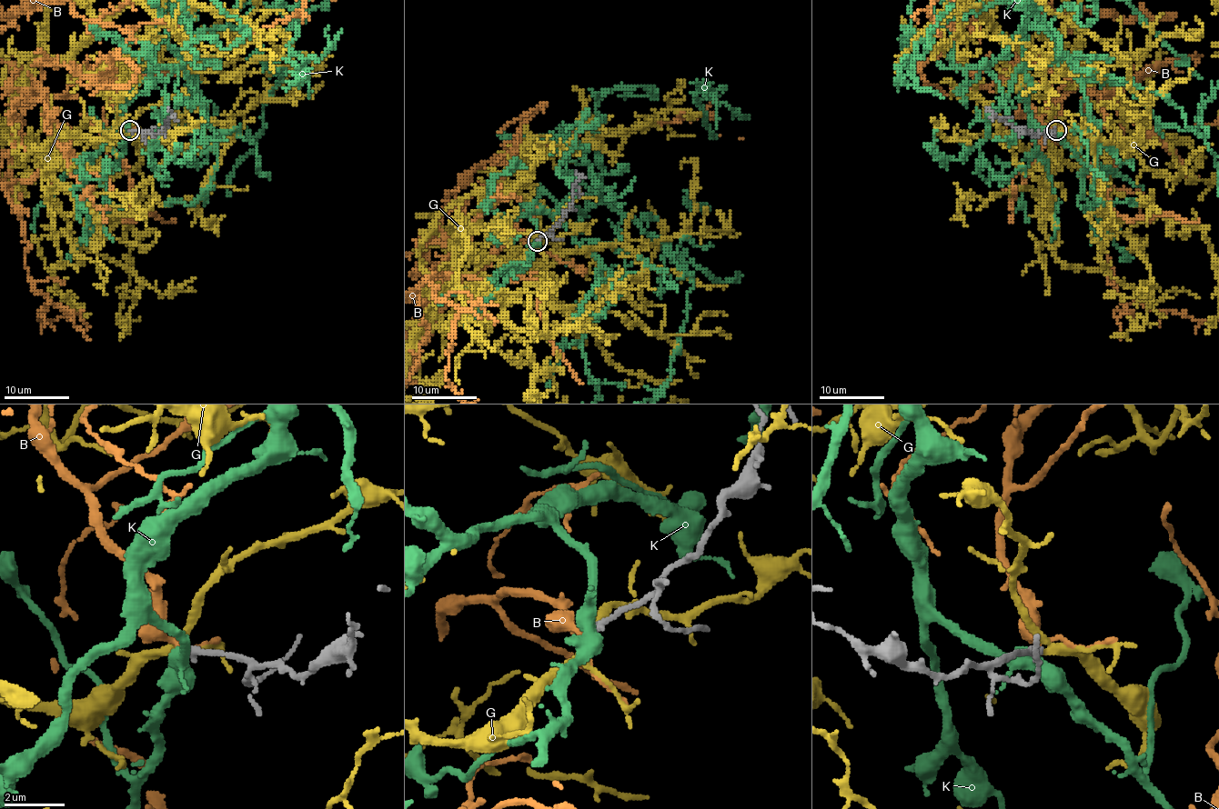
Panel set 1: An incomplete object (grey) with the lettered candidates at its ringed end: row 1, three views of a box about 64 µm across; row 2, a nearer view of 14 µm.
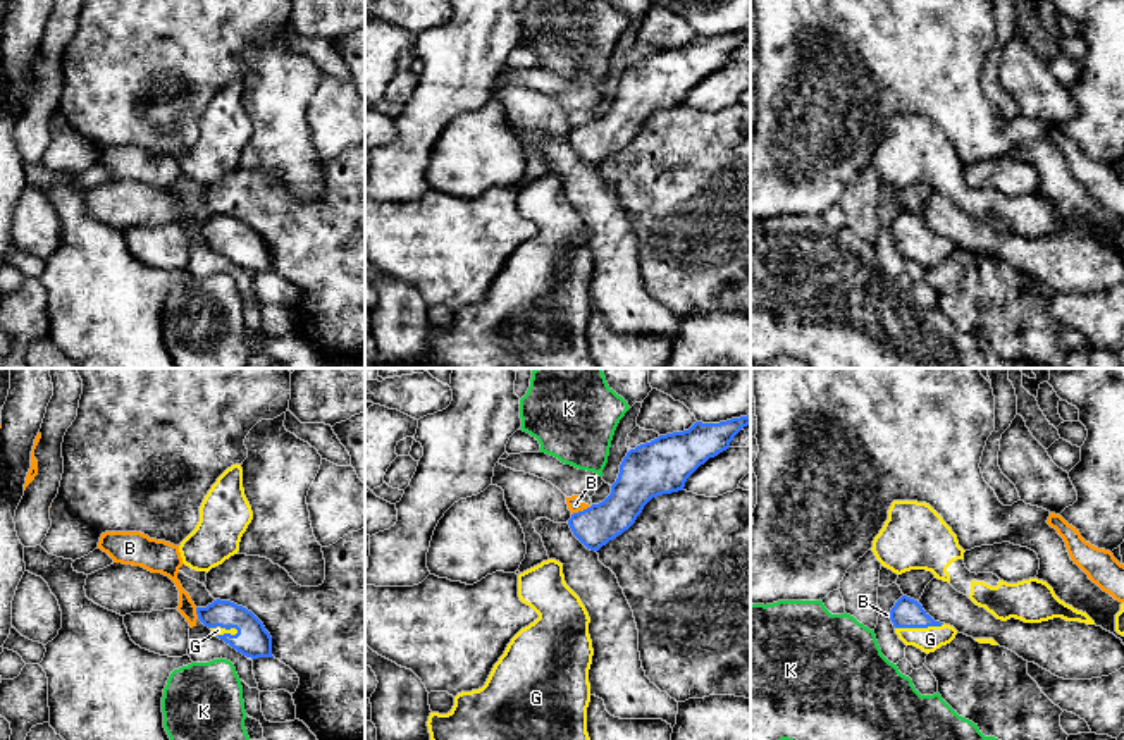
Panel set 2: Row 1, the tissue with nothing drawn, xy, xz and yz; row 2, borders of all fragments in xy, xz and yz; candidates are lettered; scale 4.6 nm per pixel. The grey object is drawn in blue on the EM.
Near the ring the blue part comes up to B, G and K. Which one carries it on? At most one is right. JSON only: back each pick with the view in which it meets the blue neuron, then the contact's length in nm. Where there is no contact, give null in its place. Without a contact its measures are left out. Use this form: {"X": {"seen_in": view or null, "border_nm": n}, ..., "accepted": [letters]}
{"G": {"seen_in": "yz", "border_nm": 240}, "accepted": ["G"]}

